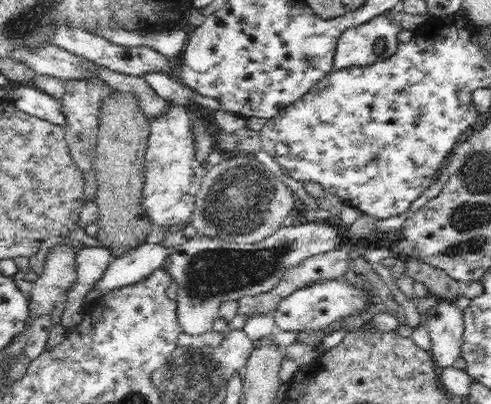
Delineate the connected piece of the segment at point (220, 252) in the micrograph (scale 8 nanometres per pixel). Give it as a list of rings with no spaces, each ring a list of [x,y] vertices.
[[[299,219],[296,224],[280,227],[272,236],[263,240],[262,244],[255,247],[240,245],[234,241],[220,240],[216,237],[192,237],[185,243],[177,246],[170,254],[171,265],[168,268],[172,278],[178,284],[177,315],[184,332],[197,336],[210,330],[212,320],[218,314],[218,304],[222,300],[237,299],[242,296],[256,295],[269,292],[284,278],[289,268],[297,267],[307,258],[315,254],[325,253],[340,248],[344,238],[338,228],[325,221],[308,221]]]

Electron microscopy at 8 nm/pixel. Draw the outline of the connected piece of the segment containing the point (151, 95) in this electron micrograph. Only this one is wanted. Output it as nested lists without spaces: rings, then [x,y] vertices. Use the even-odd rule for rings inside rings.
[[[100,67],[100,73],[104,76],[110,86],[119,85],[119,88],[134,88],[139,95],[139,100],[142,100],[142,107],[146,118],[149,121],[157,121],[159,118],[167,117],[171,112],[171,104],[162,98],[153,88],[148,84],[145,76],[129,76],[122,75],[112,70],[106,70]]]

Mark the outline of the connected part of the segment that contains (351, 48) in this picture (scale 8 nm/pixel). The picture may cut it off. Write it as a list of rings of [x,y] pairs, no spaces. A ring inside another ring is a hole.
[[[382,16],[362,26],[348,28],[338,38],[333,69],[340,71],[382,63],[396,52],[399,30],[392,21]]]

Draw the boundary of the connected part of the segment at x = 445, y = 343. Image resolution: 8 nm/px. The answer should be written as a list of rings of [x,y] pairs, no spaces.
[[[444,300],[428,310],[426,327],[431,336],[431,352],[440,370],[452,366],[461,356],[465,316],[454,300]]]

